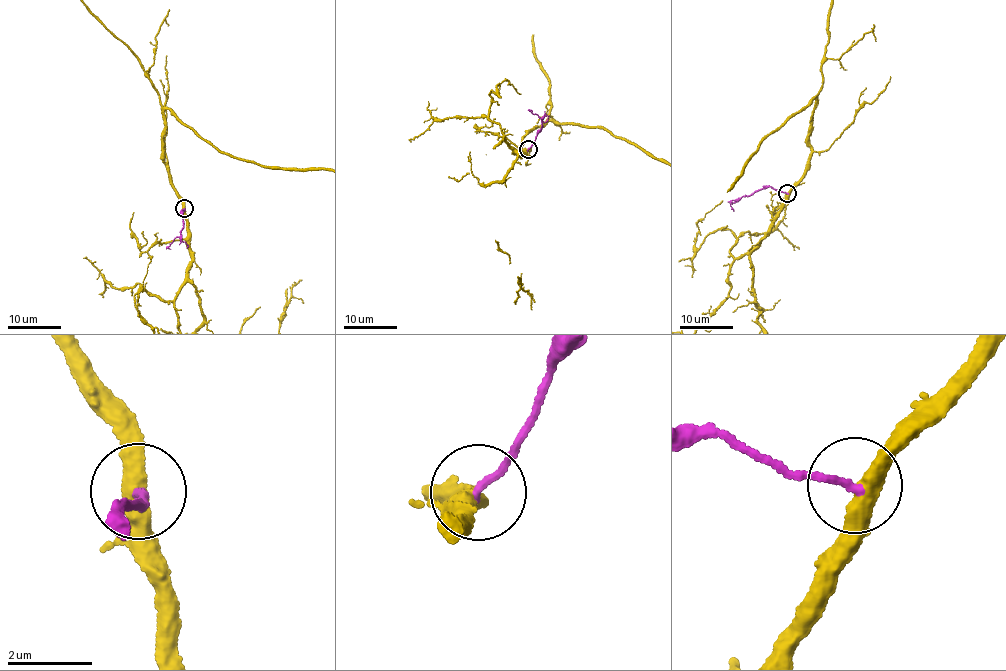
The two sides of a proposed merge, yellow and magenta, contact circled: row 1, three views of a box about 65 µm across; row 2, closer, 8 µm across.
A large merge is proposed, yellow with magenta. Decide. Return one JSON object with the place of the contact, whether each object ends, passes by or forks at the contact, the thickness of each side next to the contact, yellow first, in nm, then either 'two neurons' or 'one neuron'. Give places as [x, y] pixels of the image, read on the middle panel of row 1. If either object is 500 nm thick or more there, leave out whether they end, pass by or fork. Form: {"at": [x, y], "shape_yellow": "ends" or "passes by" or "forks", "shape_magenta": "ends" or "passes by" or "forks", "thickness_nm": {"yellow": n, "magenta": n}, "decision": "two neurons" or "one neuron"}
{"at": [528, 149], "shape_yellow": "passes by", "shape_magenta": "ends", "thickness_nm": {"yellow": 440, "magenta": 170}, "decision": "two neurons"}

